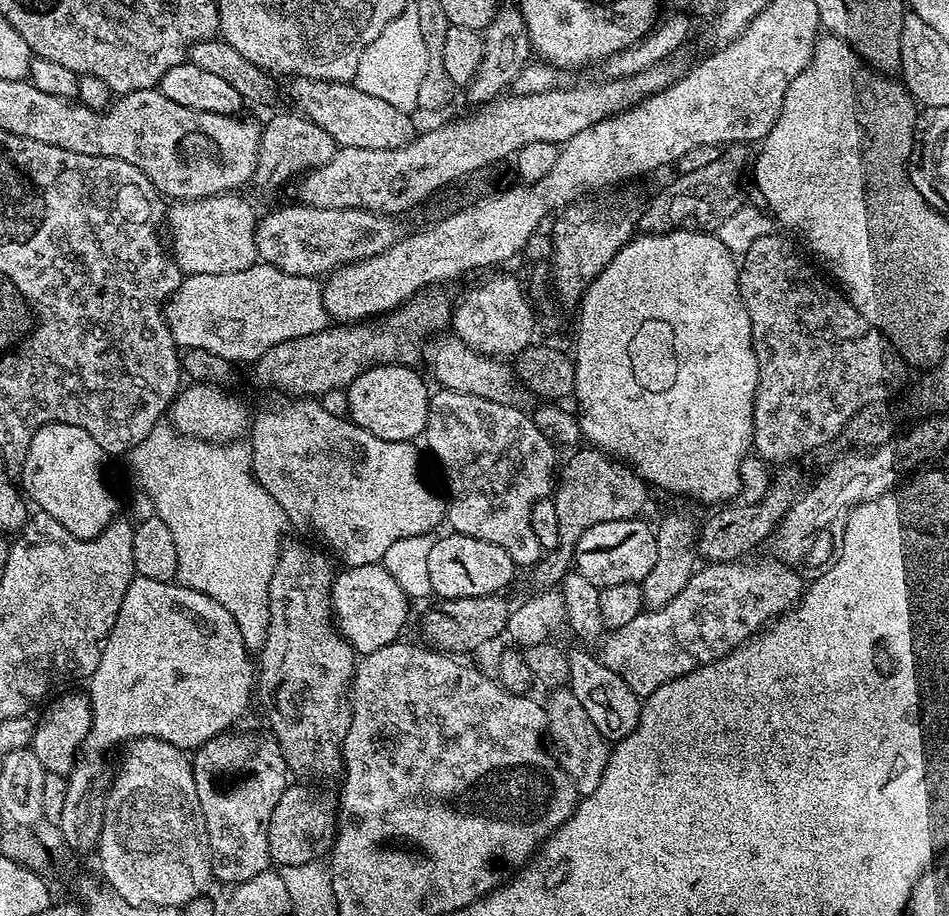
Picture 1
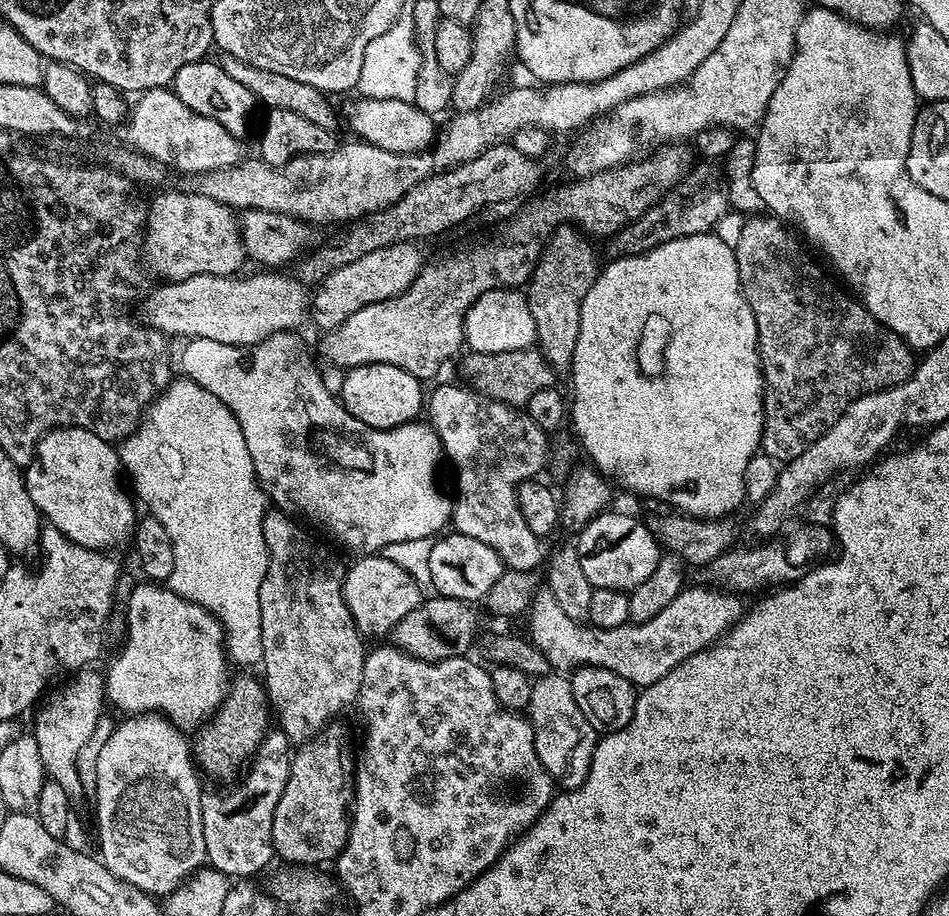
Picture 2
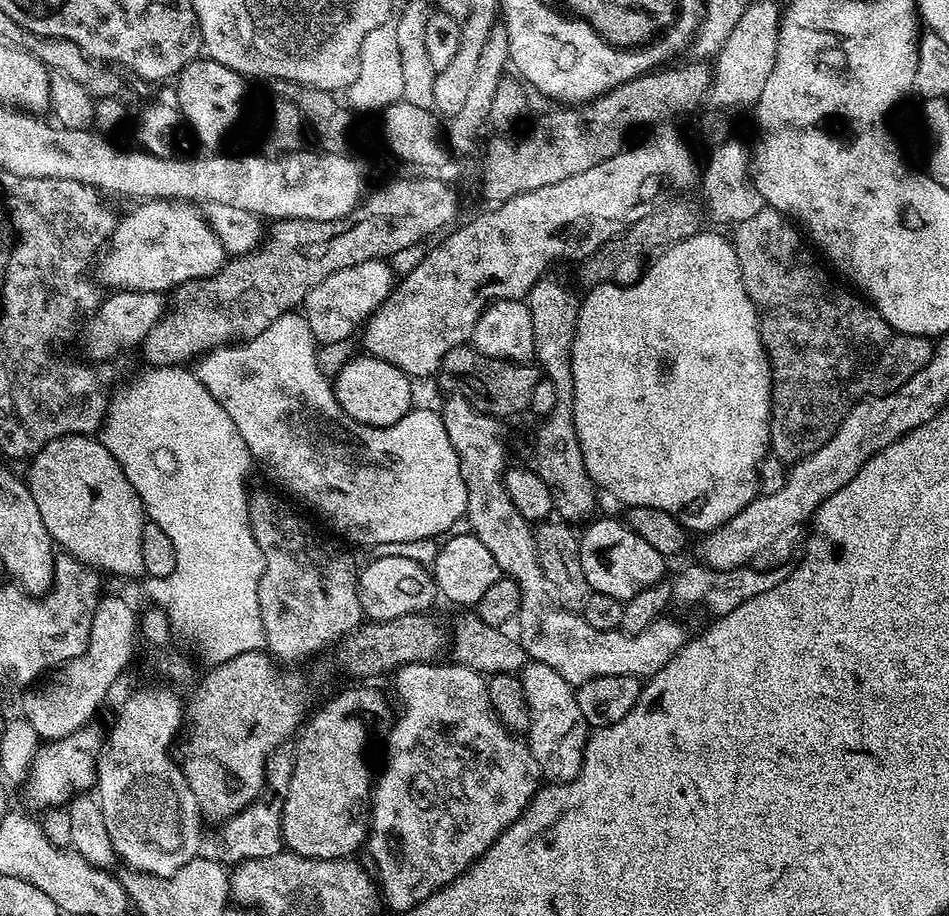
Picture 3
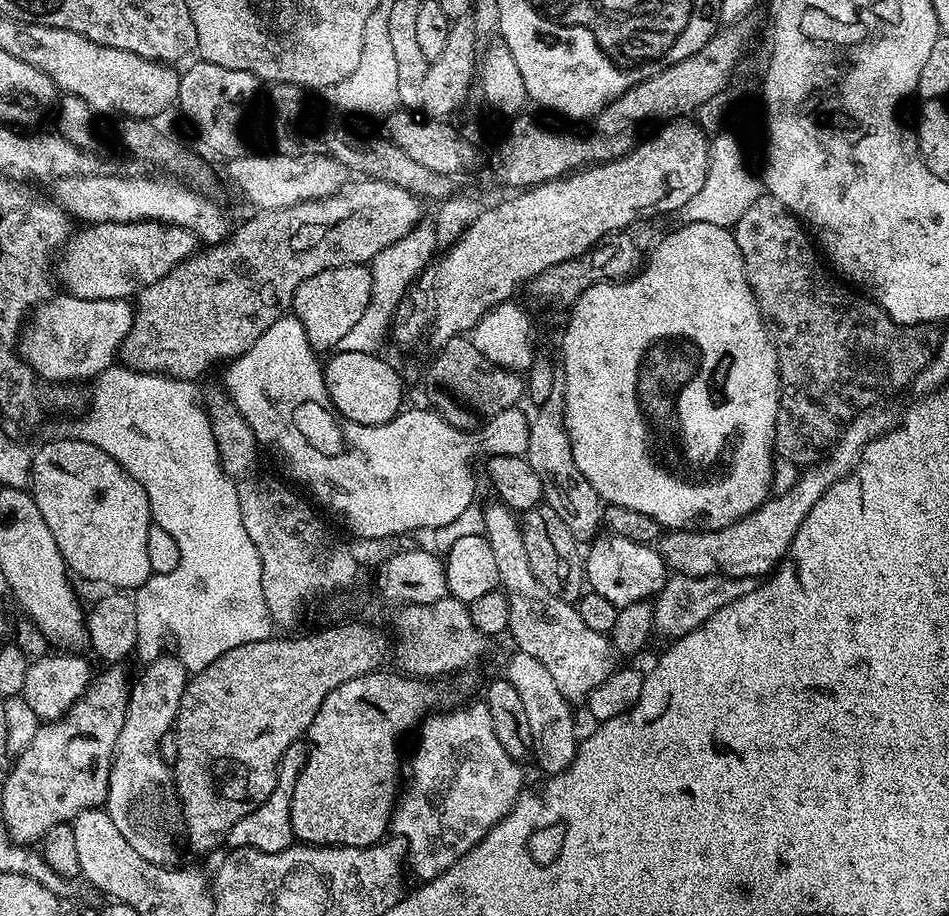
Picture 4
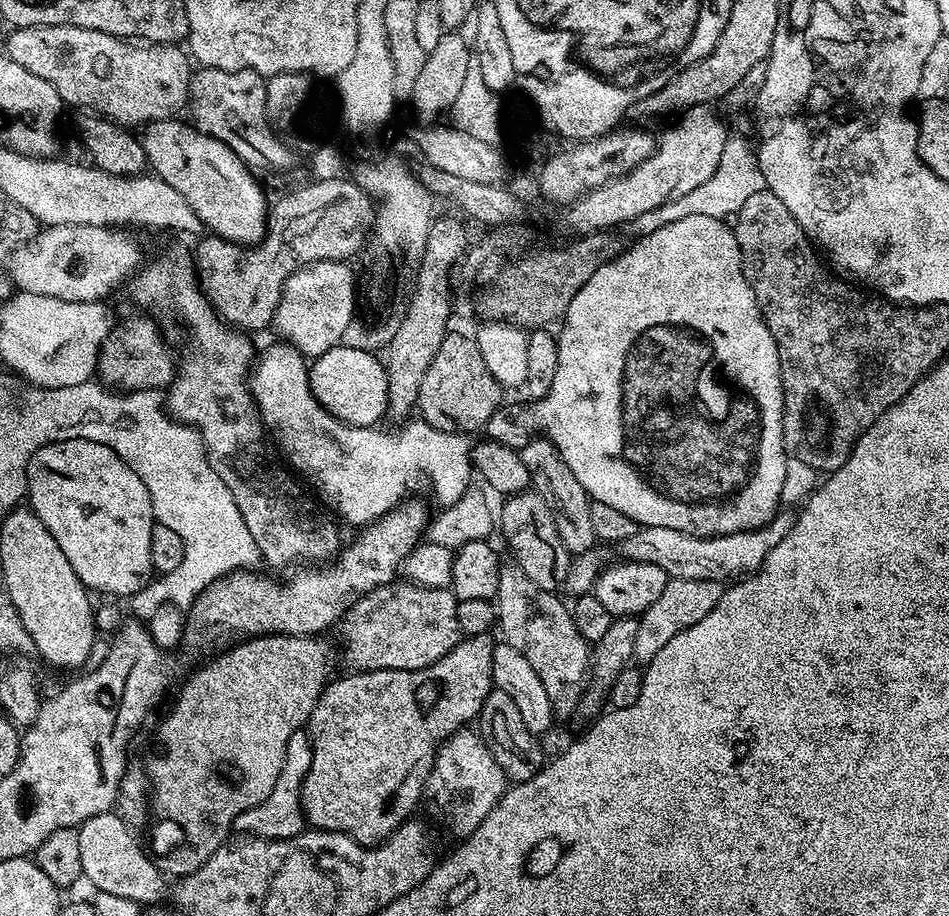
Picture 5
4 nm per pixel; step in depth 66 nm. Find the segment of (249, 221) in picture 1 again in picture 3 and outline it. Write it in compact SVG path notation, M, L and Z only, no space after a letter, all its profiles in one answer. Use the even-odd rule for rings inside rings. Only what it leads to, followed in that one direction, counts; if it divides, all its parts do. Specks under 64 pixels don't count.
M149 200L143 206L136 206L128 217L121 219L116 225L114 233L114 245L116 244L116 264L112 260L104 260L100 264L100 276L98 272L98 280L101 285L113 284L112 288L116 290L130 291L144 291L144 292L158 292L161 294L168 294L171 288L176 288L179 284L187 285L189 282L195 282L209 276L213 276L218 269L220 269L225 262L226 253L224 251L224 244L218 238L218 234L214 232L208 220L204 217L203 211L195 203L186 200Z

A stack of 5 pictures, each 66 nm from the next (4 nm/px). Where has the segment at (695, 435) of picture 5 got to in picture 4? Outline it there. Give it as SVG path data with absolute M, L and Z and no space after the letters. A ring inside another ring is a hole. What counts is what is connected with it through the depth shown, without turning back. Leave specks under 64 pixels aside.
M656 336L656 340L648 340L644 348L640 348L640 360L636 360L636 384L632 384L632 396L636 396L636 412L640 412L640 424L644 424L644 444L648 444L648 460L652 460L652 468L660 468L664 476L672 476L672 480L680 480L680 484L688 484L688 488L696 488L696 484L716 484L716 480L724 480L724 472L728 472L728 464L732 464L732 452L736 452L736 440L728 440L712 460L696 460L692 452L688 452L688 444L684 444L684 420L680 420L680 400L684 400L684 392L688 392L688 384L696 384L696 376L704 372L704 348L692 340L692 336Z

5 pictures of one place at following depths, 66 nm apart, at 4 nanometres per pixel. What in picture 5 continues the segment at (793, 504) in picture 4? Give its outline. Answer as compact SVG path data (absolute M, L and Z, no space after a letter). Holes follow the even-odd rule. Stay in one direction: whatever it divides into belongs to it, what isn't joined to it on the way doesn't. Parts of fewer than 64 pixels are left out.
M781 510L770 523L763 524L760 528L721 536L695 536L662 526L644 528L642 536L648 539L644 544L645 550L648 551L645 552L646 558L651 564L662 566L662 570L666 570L672 578L732 582L762 566L766 554L770 554L770 550L774 550L774 546L778 546L778 542L782 542L782 538L790 532L796 517L795 511Z

